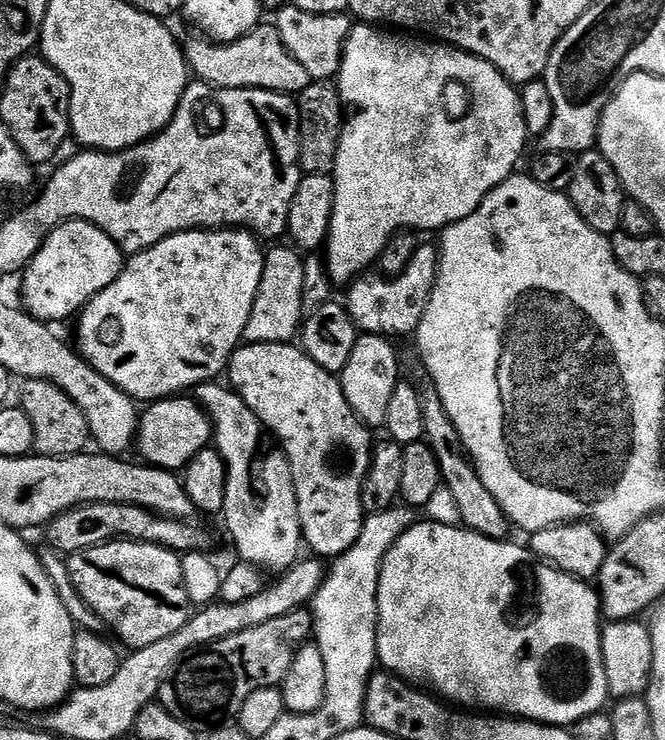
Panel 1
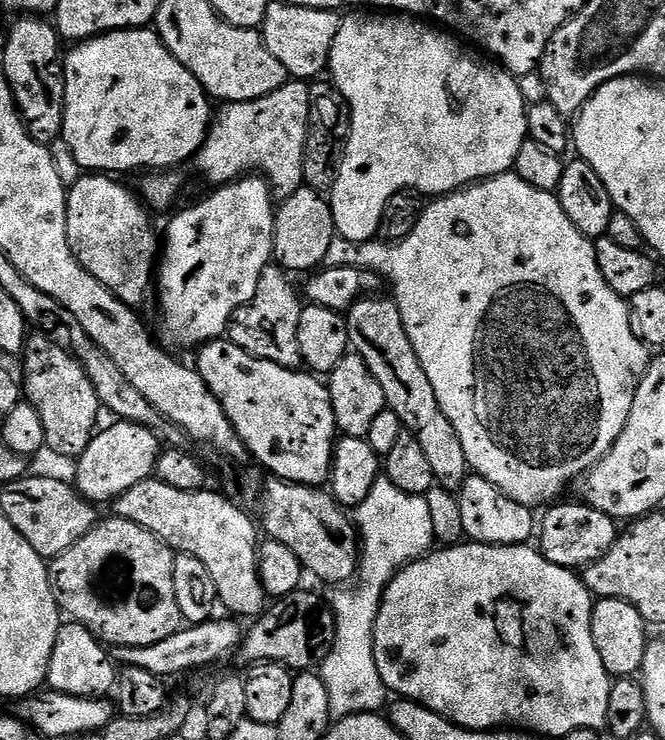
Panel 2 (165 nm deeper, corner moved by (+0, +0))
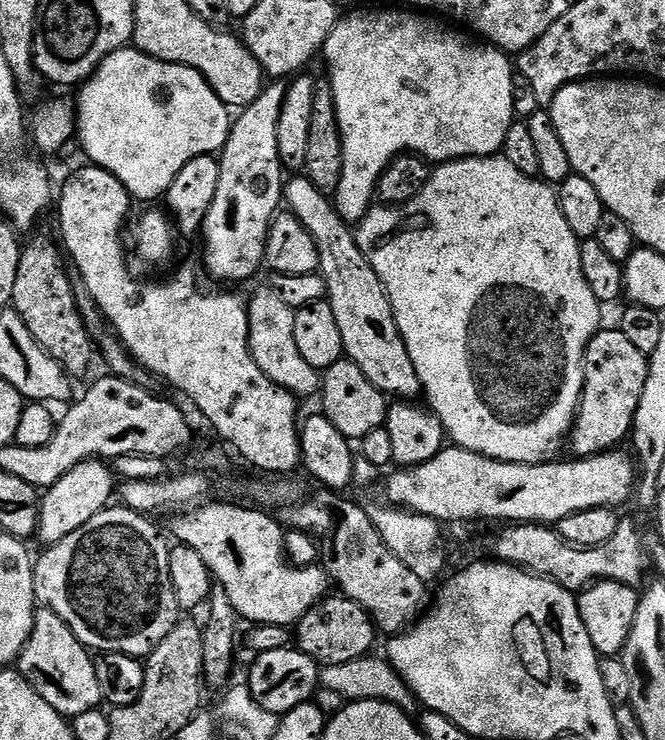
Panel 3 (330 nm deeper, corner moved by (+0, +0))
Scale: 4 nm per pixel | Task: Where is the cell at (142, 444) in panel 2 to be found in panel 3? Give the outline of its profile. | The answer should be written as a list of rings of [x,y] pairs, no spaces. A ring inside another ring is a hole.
[[[88,460],[86,463],[80,463],[74,470],[70,470],[70,473],[64,475],[55,486],[43,493],[38,529],[38,540],[41,540],[41,545],[51,546],[62,542],[62,538],[86,526],[90,518],[94,518],[113,503],[115,488],[115,473],[105,461]]]

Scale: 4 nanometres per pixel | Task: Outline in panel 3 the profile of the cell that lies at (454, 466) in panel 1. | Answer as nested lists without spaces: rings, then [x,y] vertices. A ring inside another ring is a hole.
[[[296,174],[287,181],[284,186],[283,199],[286,201],[287,211],[290,211],[299,218],[306,230],[314,238],[314,246],[318,246],[318,258],[320,267],[318,269],[324,278],[326,285],[326,299],[328,305],[334,310],[334,318],[338,318],[338,330],[342,330],[342,342],[344,343],[344,355],[374,382],[374,386],[383,392],[385,397],[392,398],[396,395],[401,401],[408,402],[421,395],[420,379],[418,370],[414,370],[414,362],[410,362],[410,354],[406,350],[406,342],[396,325],[396,319],[392,313],[392,307],[388,301],[386,290],[382,286],[380,276],[376,269],[370,266],[368,257],[360,249],[360,241],[353,225],[345,222],[338,214],[335,203],[314,182],[310,182],[307,175]]]

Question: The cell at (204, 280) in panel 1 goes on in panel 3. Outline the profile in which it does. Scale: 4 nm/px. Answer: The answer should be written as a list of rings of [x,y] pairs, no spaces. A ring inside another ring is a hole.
[[[272,82],[265,86],[255,102],[248,105],[235,117],[228,140],[219,153],[218,194],[214,194],[214,202],[206,214],[202,229],[204,264],[208,267],[209,274],[216,280],[248,280],[259,270],[260,264],[262,268],[265,263],[264,251],[268,241],[268,228],[272,225],[272,219],[277,212],[281,211],[286,183],[286,169],[280,163],[276,127],[287,93],[288,84],[284,82]]]

